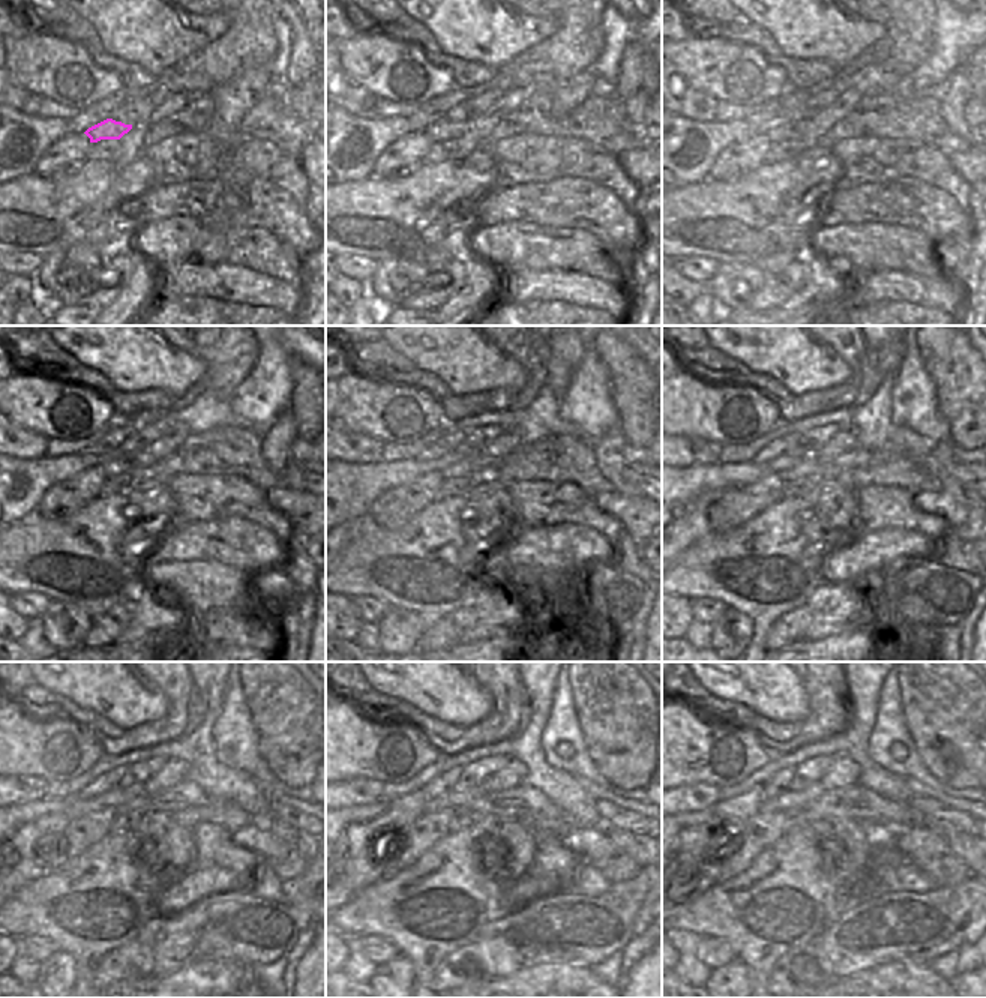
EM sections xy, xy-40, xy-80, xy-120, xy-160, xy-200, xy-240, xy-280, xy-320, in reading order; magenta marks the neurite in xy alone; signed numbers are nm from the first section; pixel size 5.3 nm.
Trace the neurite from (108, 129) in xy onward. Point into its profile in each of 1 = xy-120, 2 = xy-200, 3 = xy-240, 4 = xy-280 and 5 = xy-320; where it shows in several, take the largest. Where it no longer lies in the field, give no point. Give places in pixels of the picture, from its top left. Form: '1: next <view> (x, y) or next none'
1: next xy-120 (119, 465)
2: next xy-200 (820, 467)
3: next xy-240 (185, 794)
4: next xy-280 (521, 803)
5: next xy-320 (857, 803)

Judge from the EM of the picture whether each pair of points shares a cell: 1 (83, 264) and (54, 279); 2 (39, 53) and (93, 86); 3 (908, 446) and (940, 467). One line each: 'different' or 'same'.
1: same
2: same
3: different

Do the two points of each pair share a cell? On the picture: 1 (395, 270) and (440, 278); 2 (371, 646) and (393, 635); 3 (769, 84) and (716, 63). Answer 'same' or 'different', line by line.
1: same
2: different
3: same

